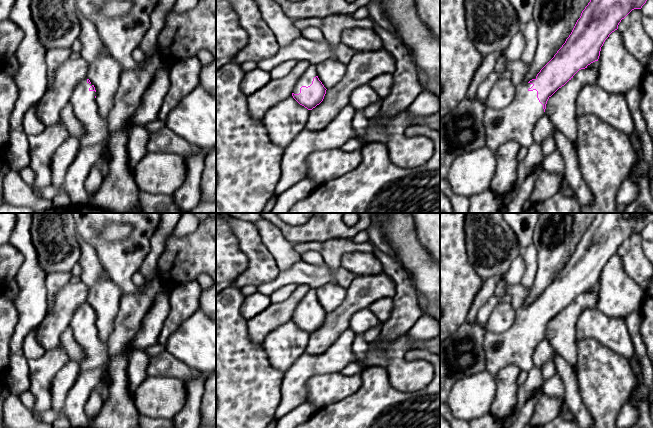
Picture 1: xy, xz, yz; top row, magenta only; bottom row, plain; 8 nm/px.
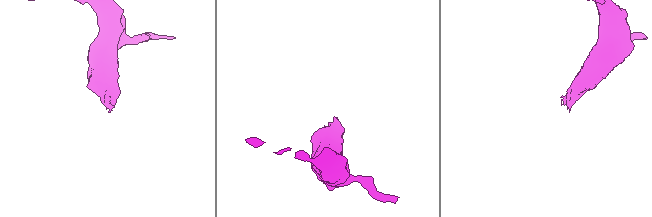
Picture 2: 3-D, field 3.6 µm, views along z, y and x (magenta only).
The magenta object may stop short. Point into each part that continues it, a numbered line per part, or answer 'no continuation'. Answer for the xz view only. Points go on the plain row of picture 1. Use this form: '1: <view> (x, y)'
1: xz (306, 303)

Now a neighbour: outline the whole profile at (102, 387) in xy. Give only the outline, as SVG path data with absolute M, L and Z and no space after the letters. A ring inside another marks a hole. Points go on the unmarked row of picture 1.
M105 377L97 383L95 389L100 394L102 401L107 402L109 398L110 385Z

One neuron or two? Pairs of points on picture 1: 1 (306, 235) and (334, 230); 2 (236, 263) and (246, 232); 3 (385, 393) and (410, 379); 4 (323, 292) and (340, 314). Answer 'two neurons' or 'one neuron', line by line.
1: one neuron
2: two neurons
3: two neurons
4: two neurons

